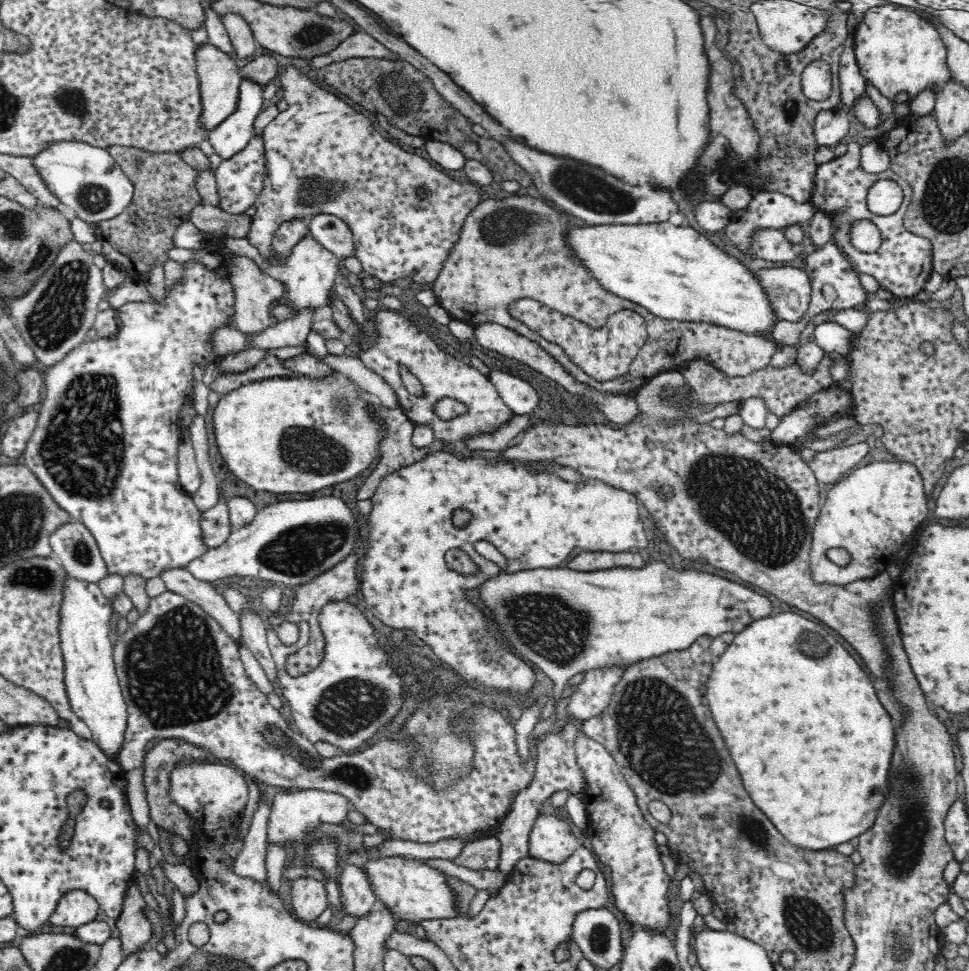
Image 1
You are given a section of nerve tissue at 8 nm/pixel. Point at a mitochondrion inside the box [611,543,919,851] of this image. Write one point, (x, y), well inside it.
(803, 644)

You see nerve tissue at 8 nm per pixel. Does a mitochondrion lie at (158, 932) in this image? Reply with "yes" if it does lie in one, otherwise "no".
no

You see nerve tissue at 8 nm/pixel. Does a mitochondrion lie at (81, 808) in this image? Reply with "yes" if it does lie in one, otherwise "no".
yes

